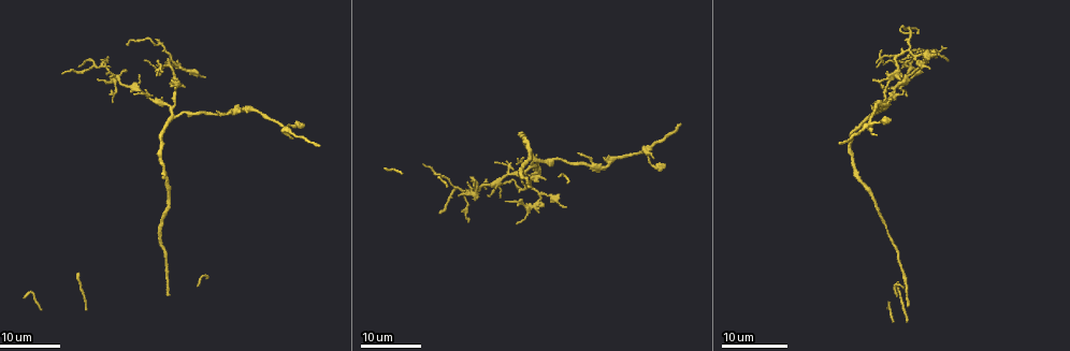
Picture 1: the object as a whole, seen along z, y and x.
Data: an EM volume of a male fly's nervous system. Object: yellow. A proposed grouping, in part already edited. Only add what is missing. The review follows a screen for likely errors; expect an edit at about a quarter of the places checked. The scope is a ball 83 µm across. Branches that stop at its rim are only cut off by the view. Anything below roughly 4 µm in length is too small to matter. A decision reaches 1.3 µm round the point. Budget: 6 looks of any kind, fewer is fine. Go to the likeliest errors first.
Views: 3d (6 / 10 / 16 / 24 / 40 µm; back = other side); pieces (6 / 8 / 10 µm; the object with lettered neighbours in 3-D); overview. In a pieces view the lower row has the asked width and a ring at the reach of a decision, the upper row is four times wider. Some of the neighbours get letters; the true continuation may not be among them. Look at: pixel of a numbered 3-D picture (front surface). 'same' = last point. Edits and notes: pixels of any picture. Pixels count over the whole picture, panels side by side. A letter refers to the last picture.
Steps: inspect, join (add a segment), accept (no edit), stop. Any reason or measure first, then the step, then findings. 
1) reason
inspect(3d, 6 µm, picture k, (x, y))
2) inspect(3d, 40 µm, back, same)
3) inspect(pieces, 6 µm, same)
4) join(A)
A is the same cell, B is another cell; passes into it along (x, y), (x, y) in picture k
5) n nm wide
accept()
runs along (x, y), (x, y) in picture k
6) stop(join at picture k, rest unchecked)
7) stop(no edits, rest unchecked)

thin end
inspect(3d, 16 µm, picture 1, (442, 211))

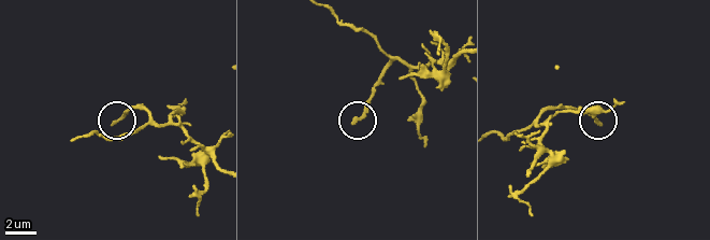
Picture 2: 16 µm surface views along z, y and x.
see the neighbours
inspect(pieces, 6 µm, picture 2, (355, 122))

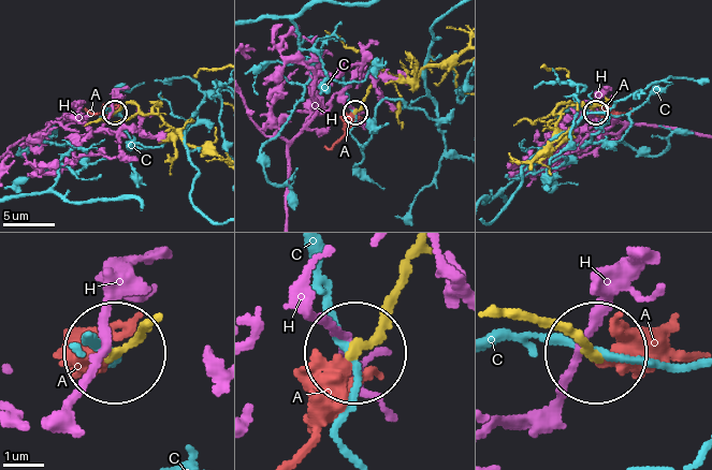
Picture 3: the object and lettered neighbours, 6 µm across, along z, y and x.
join(A)
A is the same cell, C and H are other cells; passes into it along (418, 253), (383, 314), (346, 352), (339, 407), (302, 449) in picture 3; it goes on there

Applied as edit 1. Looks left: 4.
inspect(overview)

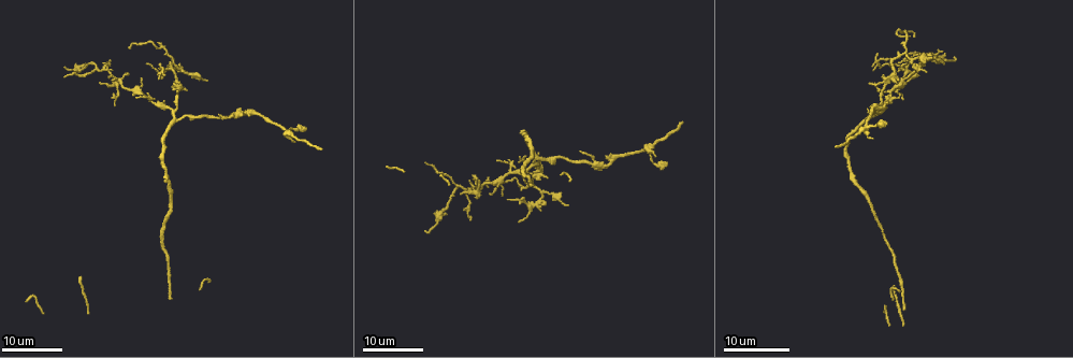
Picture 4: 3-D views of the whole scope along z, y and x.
an open end
inspect(3d, 16 µm, picture 4, (82, 277))

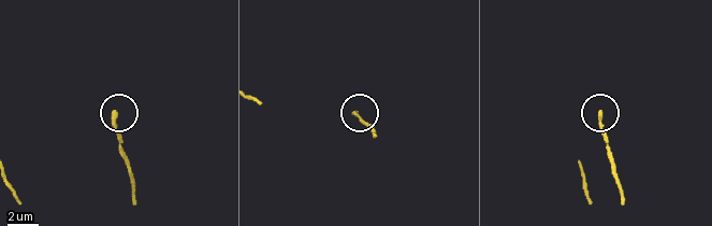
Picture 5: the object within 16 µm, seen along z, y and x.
what lies round it
inspect(pieces, 6 µm, picture 5, (600, 113))

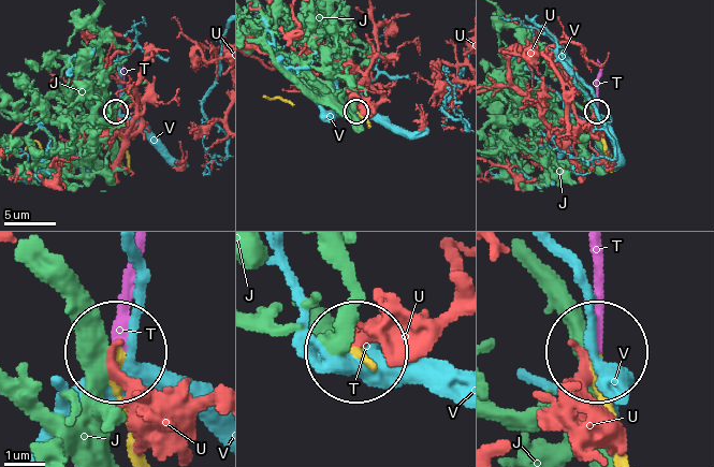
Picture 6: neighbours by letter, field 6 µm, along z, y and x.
join(T)
T is the same cell, J, U and V are other cells; passes into it along (593, 341), (599, 252) in picture 6; it goes on there

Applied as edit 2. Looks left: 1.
stop(join at picture 3, join at picture 6, rest unchecked)

